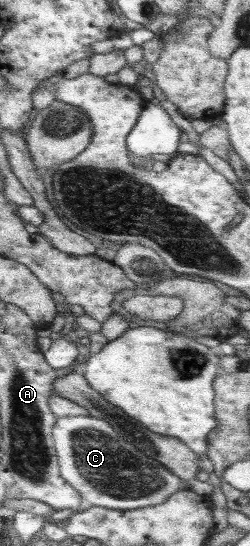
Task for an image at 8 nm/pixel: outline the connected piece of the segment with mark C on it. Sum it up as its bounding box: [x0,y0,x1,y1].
[52,414,187,510]

